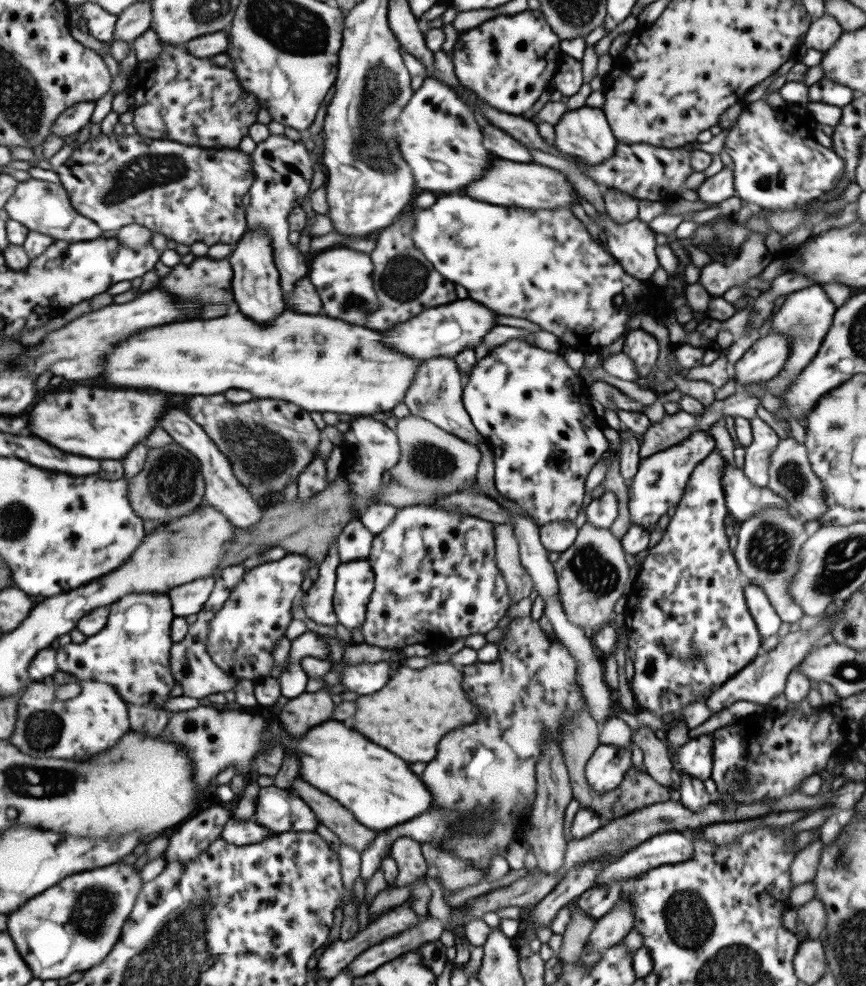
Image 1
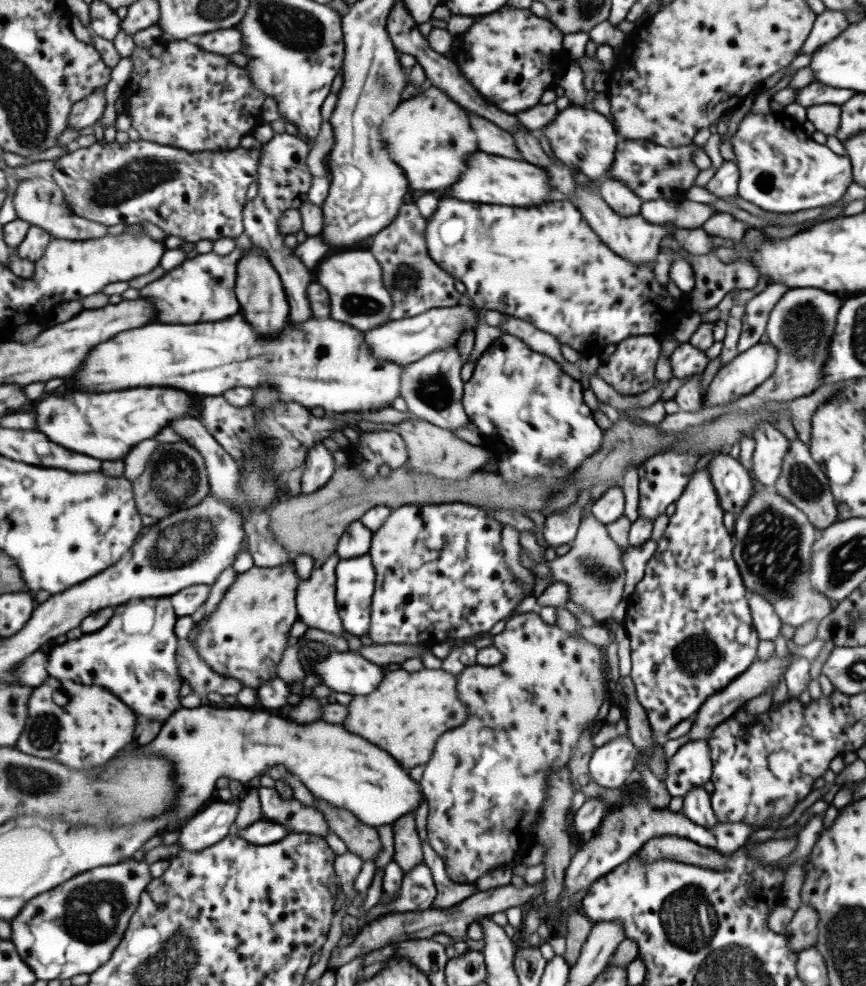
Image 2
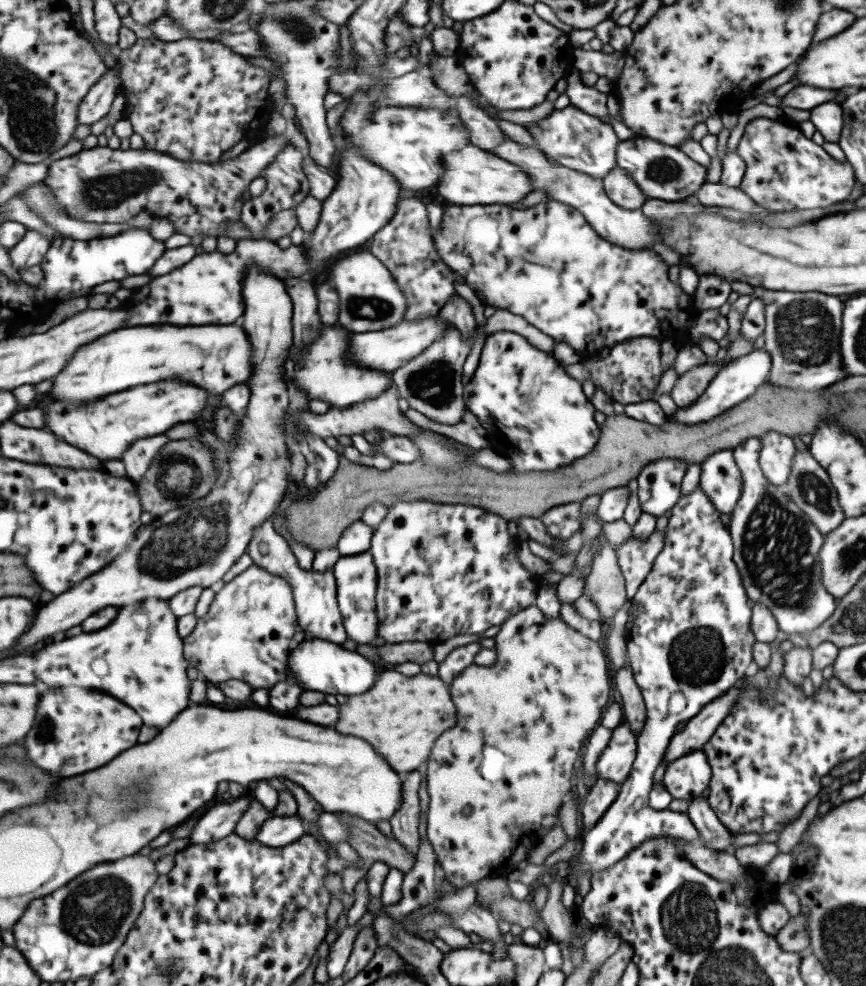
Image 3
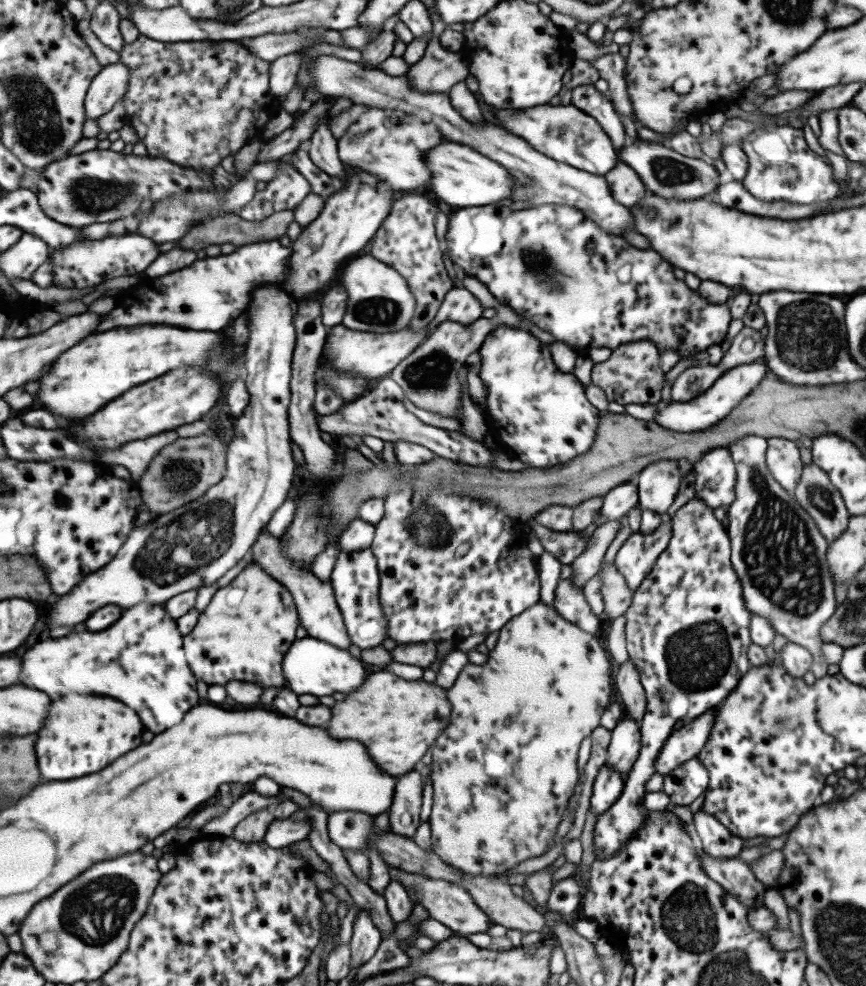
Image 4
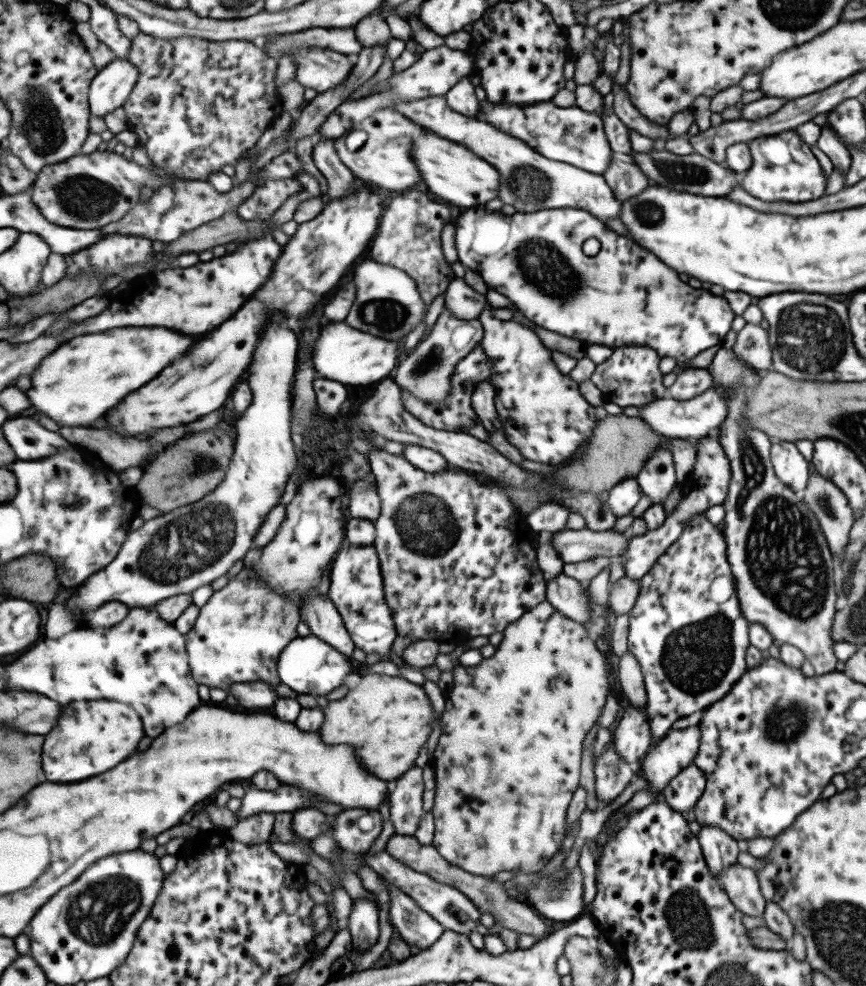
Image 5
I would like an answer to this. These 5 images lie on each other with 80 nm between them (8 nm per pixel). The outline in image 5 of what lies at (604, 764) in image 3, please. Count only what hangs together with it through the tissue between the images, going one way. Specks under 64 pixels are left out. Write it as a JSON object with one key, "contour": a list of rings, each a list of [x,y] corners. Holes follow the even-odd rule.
{"contour":[[[624,704],[623,716],[619,720],[617,727],[612,732],[612,742],[615,753],[623,759],[627,765],[634,767],[645,756],[645,752],[650,748],[651,729],[647,725],[647,712],[645,708],[635,709],[635,707]]]}

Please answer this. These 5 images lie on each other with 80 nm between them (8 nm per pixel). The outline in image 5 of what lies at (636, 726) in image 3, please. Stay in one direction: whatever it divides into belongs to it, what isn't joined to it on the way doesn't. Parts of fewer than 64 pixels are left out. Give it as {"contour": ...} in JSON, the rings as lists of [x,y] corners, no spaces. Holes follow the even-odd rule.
{"contour":[[[627,650],[617,662],[617,682],[624,704],[629,704],[635,709],[643,709],[646,702],[646,693],[643,684],[643,675],[639,663]]]}

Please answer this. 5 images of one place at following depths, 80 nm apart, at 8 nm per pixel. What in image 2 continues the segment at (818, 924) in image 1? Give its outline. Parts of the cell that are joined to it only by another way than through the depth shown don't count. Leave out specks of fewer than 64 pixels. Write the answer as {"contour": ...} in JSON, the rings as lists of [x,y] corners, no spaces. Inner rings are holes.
{"contour":[[[800,904],[796,908],[782,933],[795,952],[816,944],[818,920],[818,912],[812,906]]]}

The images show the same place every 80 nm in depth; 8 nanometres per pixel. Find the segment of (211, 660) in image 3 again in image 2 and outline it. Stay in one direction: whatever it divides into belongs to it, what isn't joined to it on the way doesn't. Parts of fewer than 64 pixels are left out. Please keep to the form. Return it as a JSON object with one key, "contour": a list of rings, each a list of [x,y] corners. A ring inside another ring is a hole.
{"contour":[[[294,561],[273,568],[254,565],[239,574],[217,610],[207,620],[199,621],[200,631],[194,645],[204,661],[215,672],[240,680],[245,687],[254,690],[277,678],[277,666],[291,640],[291,626],[300,620],[299,583]]]}

